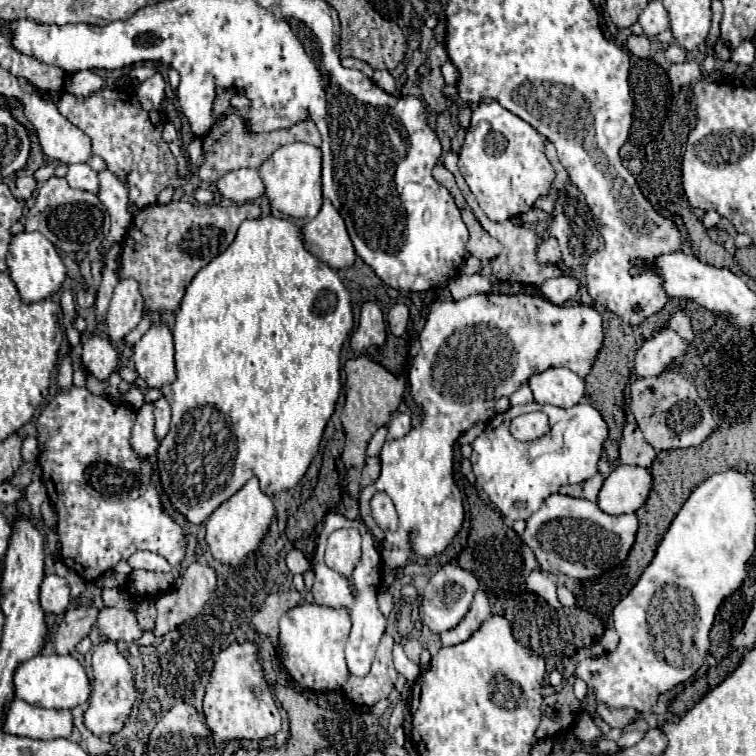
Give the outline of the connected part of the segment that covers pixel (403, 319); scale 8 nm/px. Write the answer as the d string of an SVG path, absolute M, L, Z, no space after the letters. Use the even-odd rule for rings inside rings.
M396 304L390 308L388 312L388 326L390 326L390 332L394 336L402 336L406 332L406 326L408 326L408 308L404 304Z

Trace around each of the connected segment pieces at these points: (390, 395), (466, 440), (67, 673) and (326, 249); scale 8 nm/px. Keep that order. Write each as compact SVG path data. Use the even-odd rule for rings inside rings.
M354 358L348 360L344 370L348 370L348 386L346 386L346 404L342 412L342 426L346 432L346 446L342 452L342 460L348 472L348 494L358 500L360 496L360 474L364 468L366 460L366 446L374 432L388 424L392 412L396 412L404 390L406 390L406 380L390 374L384 366L372 362L370 358Z
M478 422L478 424L474 424L468 432L464 432L464 434L460 436L460 440L458 440L458 442L460 442L460 444L472 444L472 442L482 434L482 432L484 432L484 424L482 424L482 422Z
M38 654L30 660L26 660L14 676L16 696L26 700L28 704L44 706L44 708L76 708L78 704L84 704L90 696L90 680L86 676L84 666L78 658L70 654Z
M324 198L318 216L302 228L302 236L306 248L322 262L328 262L334 270L350 268L356 260L344 220L328 198Z

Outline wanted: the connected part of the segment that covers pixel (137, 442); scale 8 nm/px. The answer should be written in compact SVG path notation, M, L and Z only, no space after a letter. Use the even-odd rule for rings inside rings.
M144 402L136 414L138 418L132 430L132 448L142 458L150 458L158 450L158 442L154 436L154 402Z

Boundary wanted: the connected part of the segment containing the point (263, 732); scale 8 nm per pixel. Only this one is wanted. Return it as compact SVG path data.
M250 640L232 642L214 656L210 680L204 690L204 722L212 730L218 750L232 740L264 740L280 732L280 712L258 662L258 646Z

